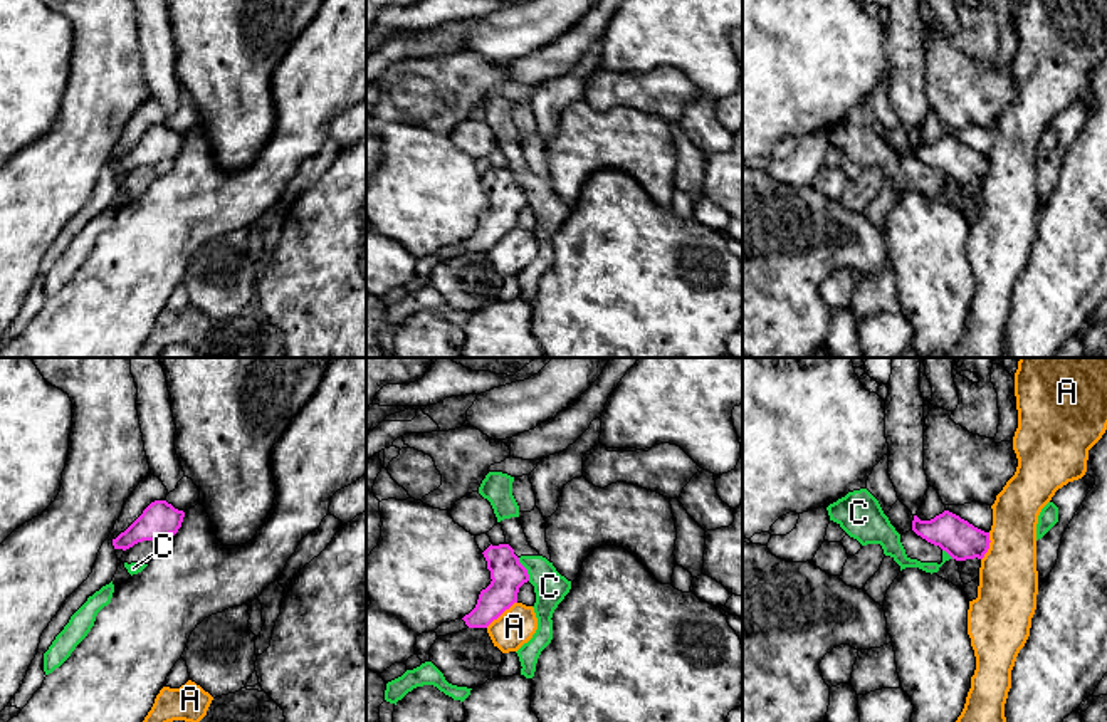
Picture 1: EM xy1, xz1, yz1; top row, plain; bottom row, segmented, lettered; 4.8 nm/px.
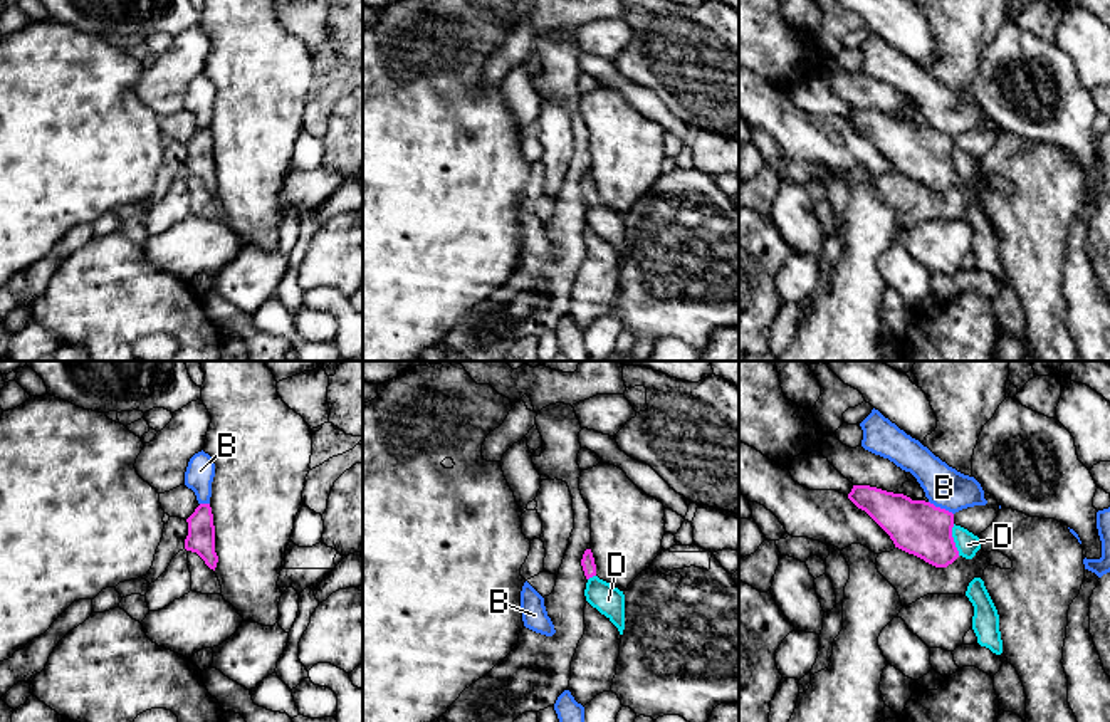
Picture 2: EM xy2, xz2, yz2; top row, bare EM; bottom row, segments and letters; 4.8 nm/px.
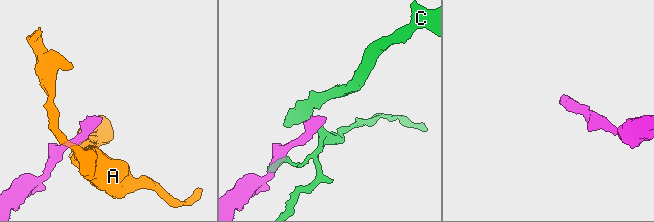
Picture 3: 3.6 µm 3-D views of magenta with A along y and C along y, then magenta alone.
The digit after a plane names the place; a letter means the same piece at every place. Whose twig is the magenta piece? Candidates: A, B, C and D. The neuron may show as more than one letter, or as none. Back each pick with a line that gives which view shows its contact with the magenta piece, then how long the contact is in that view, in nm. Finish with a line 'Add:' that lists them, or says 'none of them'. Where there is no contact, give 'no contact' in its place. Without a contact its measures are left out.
D: contact in yz2; length 160 nm
Add: D

